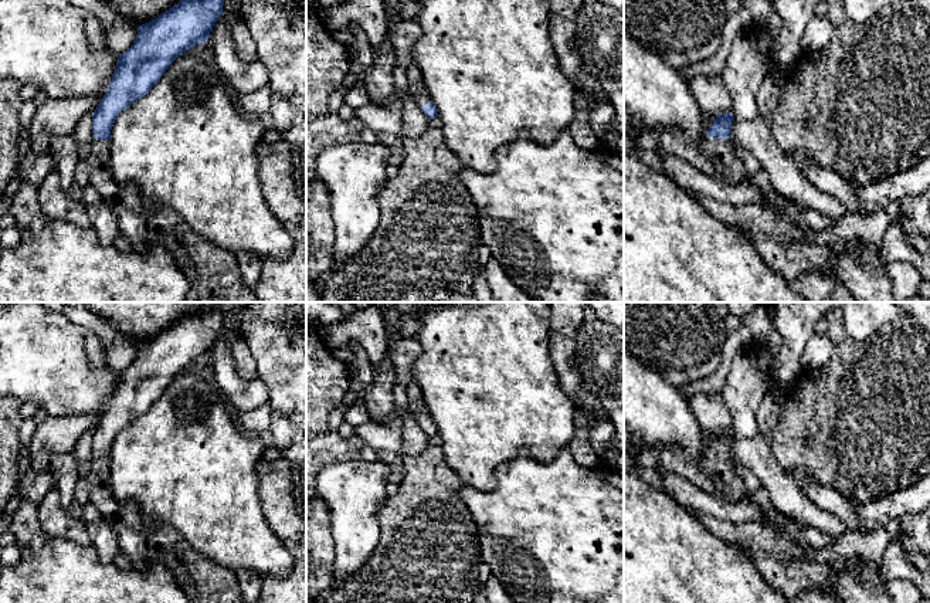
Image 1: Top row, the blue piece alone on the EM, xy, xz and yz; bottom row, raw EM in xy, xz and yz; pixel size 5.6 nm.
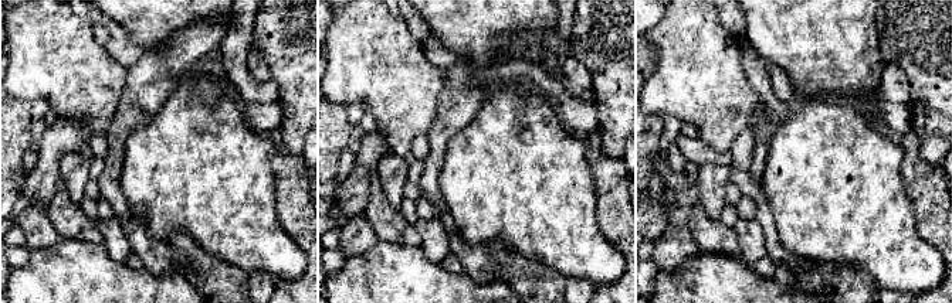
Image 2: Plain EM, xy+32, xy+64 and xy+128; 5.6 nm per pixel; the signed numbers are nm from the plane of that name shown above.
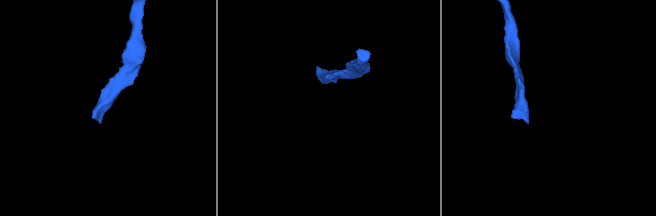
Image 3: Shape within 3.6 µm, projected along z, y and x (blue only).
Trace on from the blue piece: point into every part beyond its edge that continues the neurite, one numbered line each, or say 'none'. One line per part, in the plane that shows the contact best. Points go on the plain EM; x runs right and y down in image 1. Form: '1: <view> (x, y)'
1: yz (730, 487)

